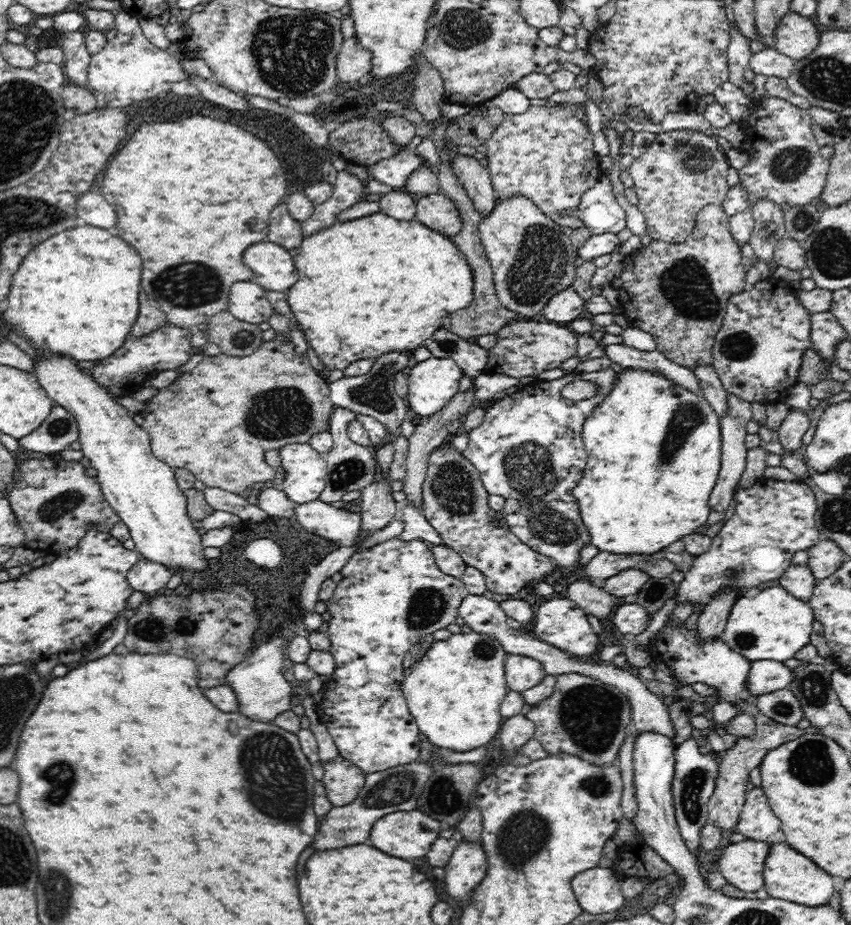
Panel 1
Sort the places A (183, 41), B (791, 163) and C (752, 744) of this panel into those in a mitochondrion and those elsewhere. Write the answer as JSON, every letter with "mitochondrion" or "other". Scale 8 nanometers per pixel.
{"A":"other","B":"mitochondrion","C":"other"}

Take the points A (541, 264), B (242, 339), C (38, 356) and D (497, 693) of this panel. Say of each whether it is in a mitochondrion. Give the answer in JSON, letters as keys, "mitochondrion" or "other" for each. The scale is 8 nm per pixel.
{"A":"mitochondrion","B":"mitochondrion","C":"other","D":"other"}

